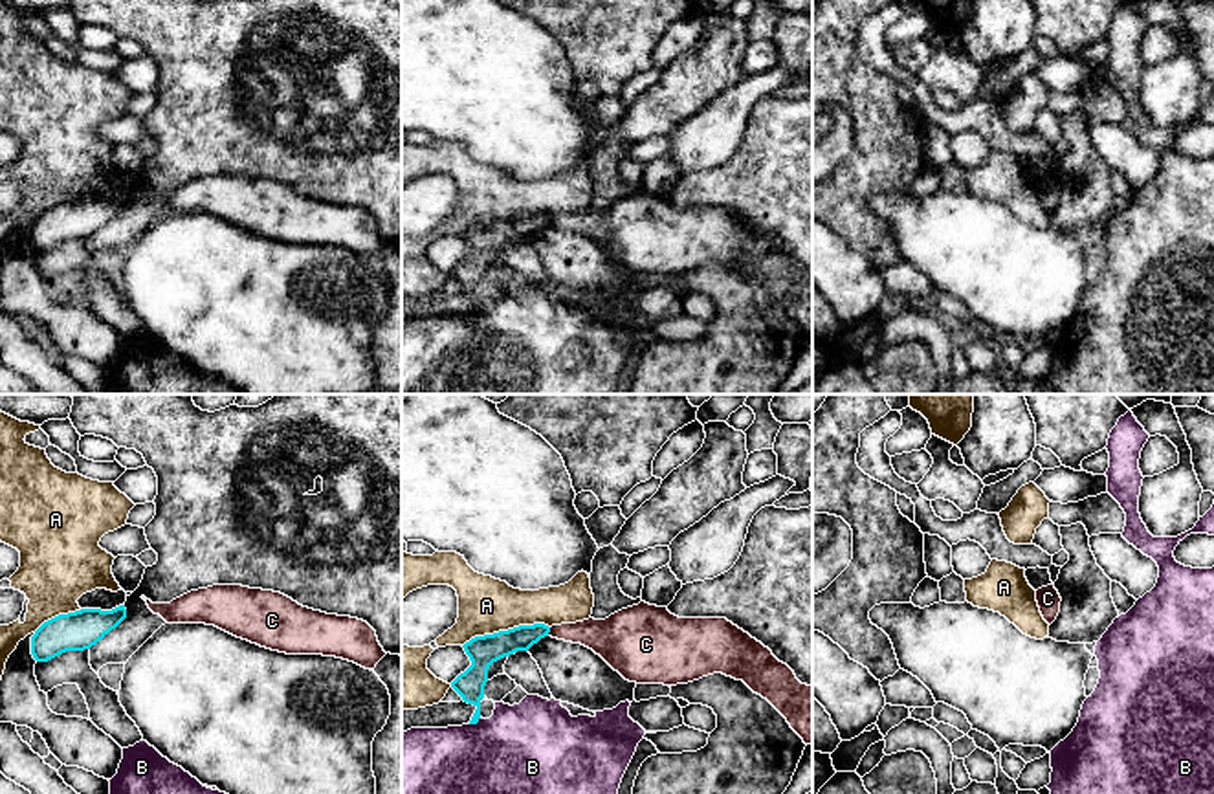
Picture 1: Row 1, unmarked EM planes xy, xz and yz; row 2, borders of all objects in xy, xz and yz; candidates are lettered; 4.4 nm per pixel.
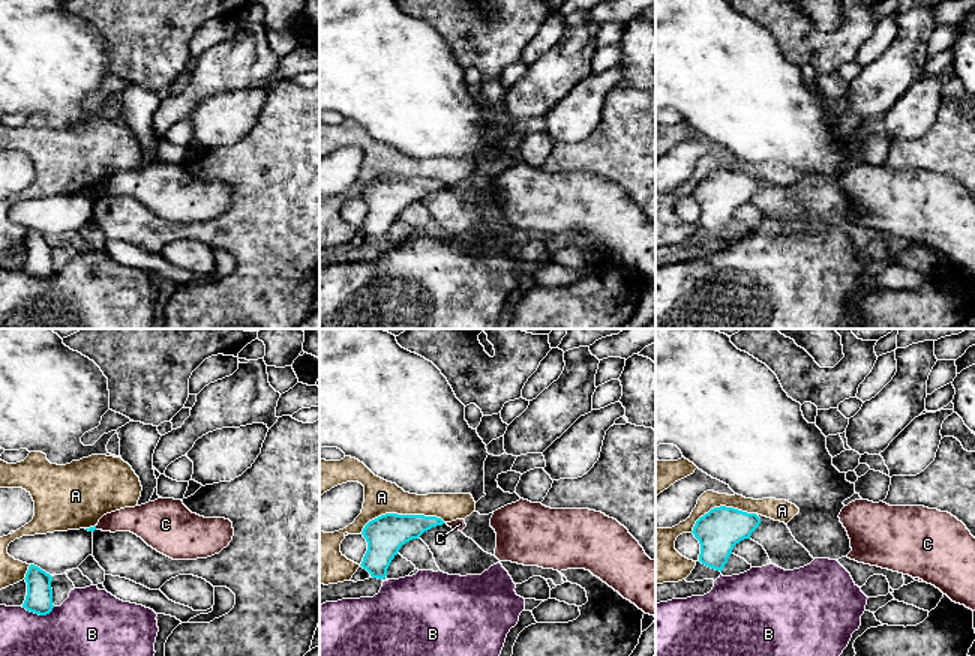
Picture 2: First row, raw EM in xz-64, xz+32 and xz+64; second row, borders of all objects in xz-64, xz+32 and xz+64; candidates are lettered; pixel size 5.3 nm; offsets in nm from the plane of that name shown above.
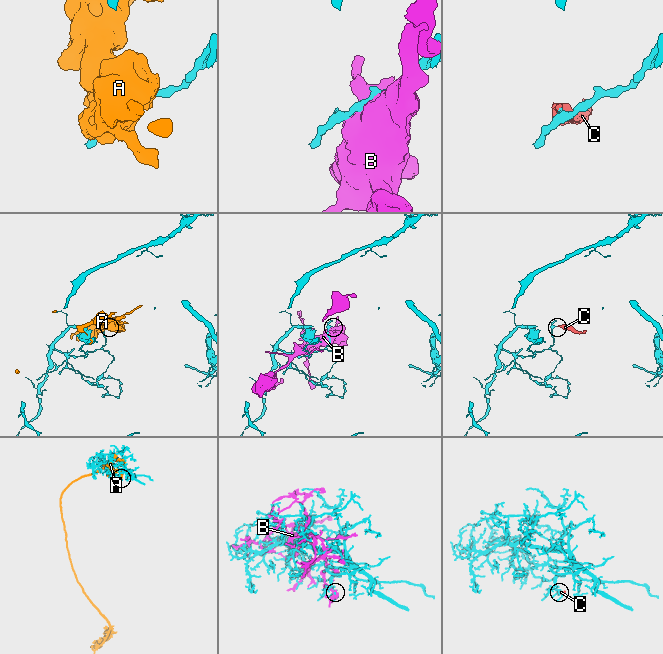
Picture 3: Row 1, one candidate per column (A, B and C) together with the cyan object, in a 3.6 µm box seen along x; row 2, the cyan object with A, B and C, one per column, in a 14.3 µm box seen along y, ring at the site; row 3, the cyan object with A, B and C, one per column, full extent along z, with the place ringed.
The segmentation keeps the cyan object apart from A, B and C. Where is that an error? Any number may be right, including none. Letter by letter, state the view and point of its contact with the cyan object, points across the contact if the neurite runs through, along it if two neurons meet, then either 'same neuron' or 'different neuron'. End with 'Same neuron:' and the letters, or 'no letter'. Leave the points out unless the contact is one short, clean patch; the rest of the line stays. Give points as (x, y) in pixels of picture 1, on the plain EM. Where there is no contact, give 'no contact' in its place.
A: contact xz (505, 220); different neuron
B: contact xz (475, 312); different neuron
C: contact xz (549, 220); border xz (551, 217), (547, 224); different neuron
Same neuron: no letter

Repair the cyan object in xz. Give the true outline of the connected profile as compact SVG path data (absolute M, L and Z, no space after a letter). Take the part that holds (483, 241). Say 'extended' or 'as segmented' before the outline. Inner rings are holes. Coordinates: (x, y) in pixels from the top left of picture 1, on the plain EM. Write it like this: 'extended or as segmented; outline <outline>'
as segmented; outline M545 213L519 215L508 220L475 226L462 235L471 255L451 271L451 277L464 292L477 297L469 314L477 314L480 308L480 290L484 288L490 255L517 240L528 240L541 227L548 226L548 222L550 216Z

